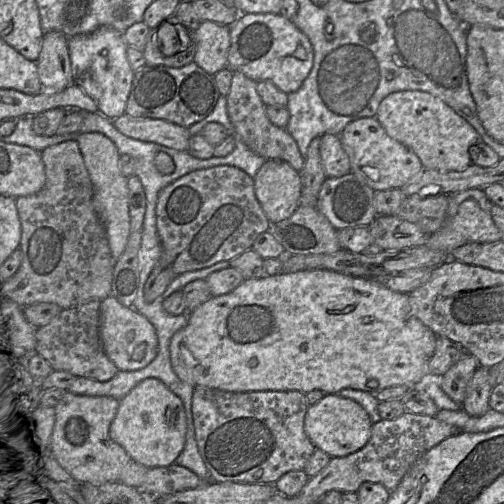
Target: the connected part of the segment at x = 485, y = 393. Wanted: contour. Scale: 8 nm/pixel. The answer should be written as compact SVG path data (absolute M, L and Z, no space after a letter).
M479 366L467 385L462 408L470 416L482 416L489 408L491 391L496 384L489 368Z

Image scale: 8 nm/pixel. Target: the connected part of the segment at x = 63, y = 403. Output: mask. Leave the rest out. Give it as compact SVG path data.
M63 395L54 409L54 430L49 454L58 467L78 485L118 482L123 468L131 461L126 451L109 437L119 401L112 397Z

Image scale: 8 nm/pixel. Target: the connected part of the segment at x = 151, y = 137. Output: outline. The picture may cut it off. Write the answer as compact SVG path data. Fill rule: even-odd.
M127 114L113 120L114 126L127 137L157 143L174 150L187 151L191 135L178 124L153 118L134 118Z

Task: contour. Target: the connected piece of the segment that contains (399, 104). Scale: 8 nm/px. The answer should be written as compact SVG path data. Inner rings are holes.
M404 90L387 95L379 104L376 119L386 133L411 149L425 170L463 171L472 165L470 146L481 138L478 132L438 97L419 90Z

